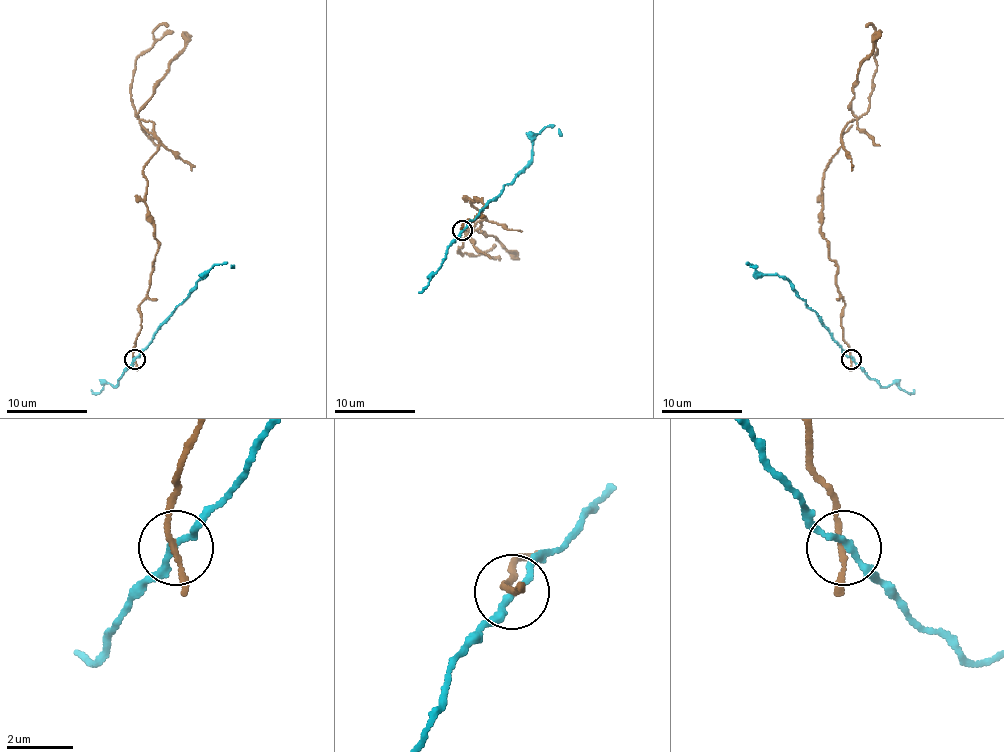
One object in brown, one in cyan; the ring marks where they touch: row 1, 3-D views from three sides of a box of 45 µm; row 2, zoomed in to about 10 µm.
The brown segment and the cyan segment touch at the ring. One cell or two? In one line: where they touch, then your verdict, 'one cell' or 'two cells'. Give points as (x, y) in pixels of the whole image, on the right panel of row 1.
at (851, 359); two cells

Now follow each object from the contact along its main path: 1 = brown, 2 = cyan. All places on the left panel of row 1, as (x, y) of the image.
1: (135, 360), (157, 250), (143, 169), (157, 137), (131, 92), (135, 62), (168, 27)
2: (135, 360), (210, 268), (226, 264), (234, 266)

